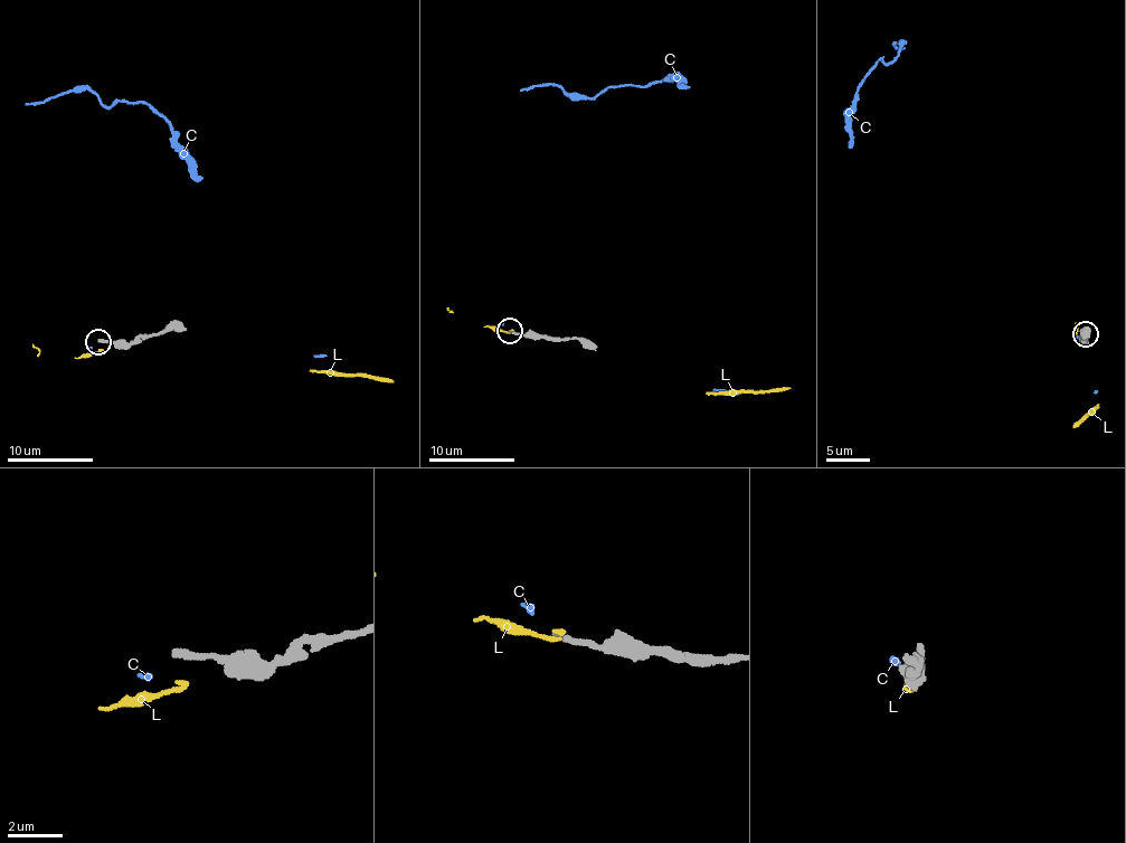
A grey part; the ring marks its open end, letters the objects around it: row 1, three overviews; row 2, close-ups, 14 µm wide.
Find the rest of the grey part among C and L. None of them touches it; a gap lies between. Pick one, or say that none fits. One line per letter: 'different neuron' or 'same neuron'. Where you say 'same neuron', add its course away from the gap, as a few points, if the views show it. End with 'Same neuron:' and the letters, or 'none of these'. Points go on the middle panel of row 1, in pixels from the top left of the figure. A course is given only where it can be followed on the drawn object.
C: different neuron
L: different neuron
Same neuron: none of these

